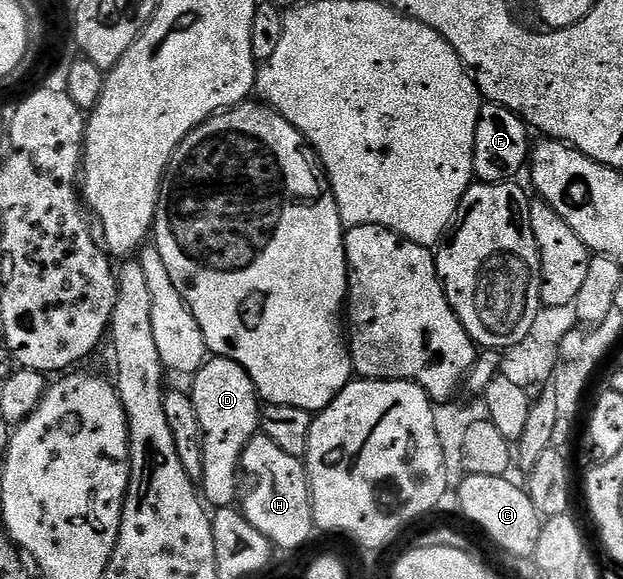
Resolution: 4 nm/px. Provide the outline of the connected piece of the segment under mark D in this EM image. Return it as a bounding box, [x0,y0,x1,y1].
[190,357,262,508]

